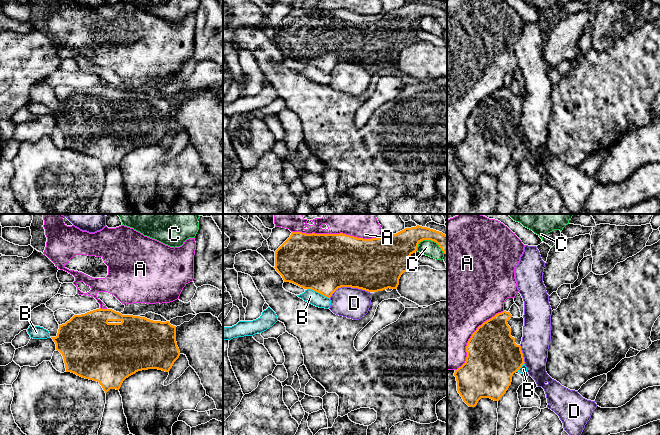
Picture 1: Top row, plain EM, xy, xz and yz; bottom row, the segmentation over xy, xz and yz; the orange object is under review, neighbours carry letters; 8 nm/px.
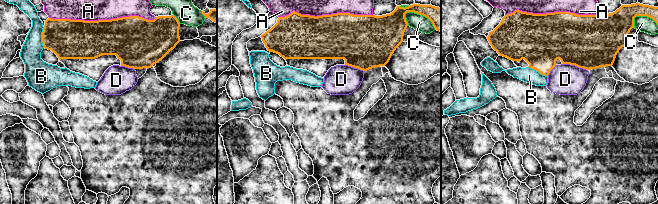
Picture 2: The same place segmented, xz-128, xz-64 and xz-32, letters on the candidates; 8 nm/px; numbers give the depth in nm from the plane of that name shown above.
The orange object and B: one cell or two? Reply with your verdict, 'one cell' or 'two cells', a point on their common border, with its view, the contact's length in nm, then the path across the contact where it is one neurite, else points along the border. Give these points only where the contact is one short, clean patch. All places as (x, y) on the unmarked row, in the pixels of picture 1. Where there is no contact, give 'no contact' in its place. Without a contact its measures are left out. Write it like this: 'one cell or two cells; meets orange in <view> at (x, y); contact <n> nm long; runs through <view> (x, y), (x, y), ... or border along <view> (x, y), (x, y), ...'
two cells; meets orange in xz at (318, 68); contact 200 nm long

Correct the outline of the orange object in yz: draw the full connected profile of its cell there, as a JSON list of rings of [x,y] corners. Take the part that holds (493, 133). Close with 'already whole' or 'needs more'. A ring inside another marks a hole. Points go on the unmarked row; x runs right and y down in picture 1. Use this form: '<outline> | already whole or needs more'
[[[503,87],[484,98],[469,115],[465,139],[455,146],[457,167],[469,183],[475,183],[481,174],[494,177],[506,169],[512,152],[524,141],[521,126],[524,94],[514,94],[510,88]]] | needs more

